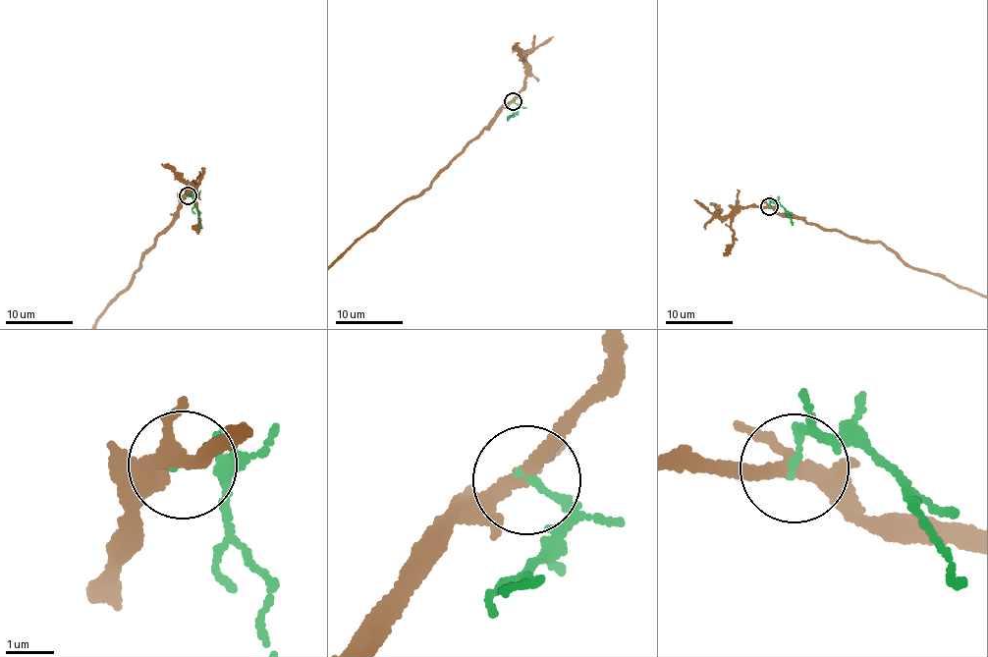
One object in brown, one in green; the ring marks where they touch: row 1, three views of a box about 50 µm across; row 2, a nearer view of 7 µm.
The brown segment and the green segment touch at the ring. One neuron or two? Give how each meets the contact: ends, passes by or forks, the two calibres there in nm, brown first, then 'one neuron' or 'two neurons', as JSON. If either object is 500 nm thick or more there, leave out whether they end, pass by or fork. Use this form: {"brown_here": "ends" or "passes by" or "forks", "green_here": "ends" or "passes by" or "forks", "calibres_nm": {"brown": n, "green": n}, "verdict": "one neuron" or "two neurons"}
{"brown_here": "forks", "green_here": "ends", "calibres_nm": {"brown": 240, "green": 150}, "verdict": "two neurons"}

